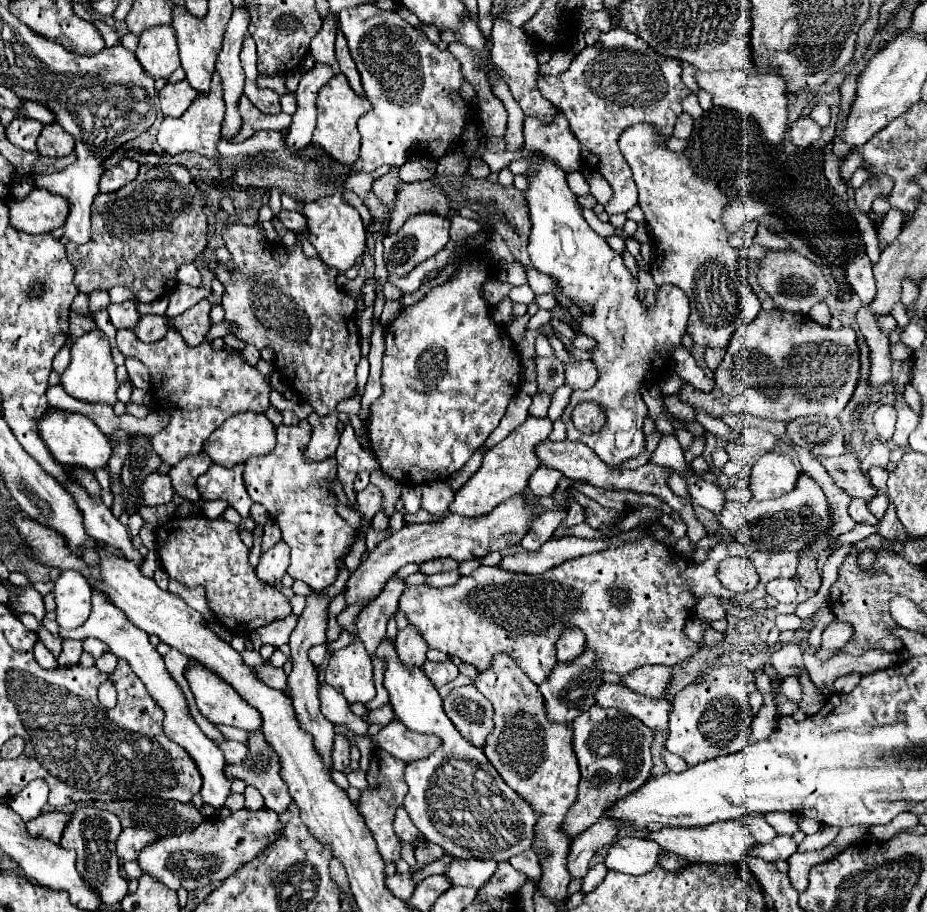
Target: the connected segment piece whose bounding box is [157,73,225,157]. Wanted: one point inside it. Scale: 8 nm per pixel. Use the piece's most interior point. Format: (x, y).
(199, 129)

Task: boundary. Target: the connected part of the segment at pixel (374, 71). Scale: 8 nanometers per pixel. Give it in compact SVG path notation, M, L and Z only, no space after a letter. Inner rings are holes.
M359 5L341 11L339 27L349 41L353 61L361 75L365 97L373 107L357 121L361 133L361 153L351 169L371 173L381 165L401 167L411 159L411 155L417 153L423 153L425 157L437 161L457 151L457 147L463 141L465 123L477 121L477 111L471 105L467 105L463 99L459 101L451 99L451 93L459 93L461 85L465 83L461 63L449 51L441 51L437 45L429 43L423 31L417 31L413 25L403 21L395 11L383 11L377 5Z

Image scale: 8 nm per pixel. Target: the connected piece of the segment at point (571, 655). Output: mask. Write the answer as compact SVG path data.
M569 629L563 631L557 639L557 659L559 661L573 661L583 653L585 647L585 635L581 629Z

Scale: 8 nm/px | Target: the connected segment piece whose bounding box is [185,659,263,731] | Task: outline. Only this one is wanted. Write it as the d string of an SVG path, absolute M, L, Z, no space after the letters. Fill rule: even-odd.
M195 659L189 661L187 669L185 669L185 677L189 681L189 687L195 695L197 707L201 709L203 717L217 723L217 725L231 725L231 727L239 727L245 731L253 731L253 729L261 729L261 713L251 707L227 681L223 681L217 673L213 673L211 669L205 669L201 663L197 663Z

